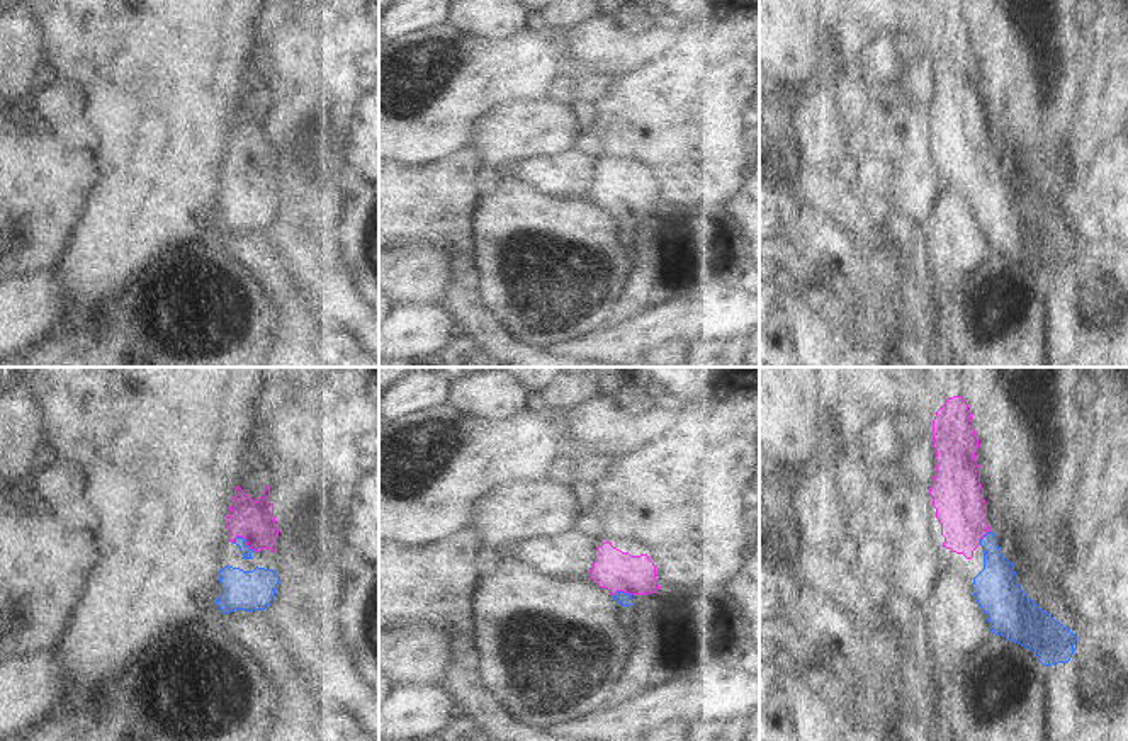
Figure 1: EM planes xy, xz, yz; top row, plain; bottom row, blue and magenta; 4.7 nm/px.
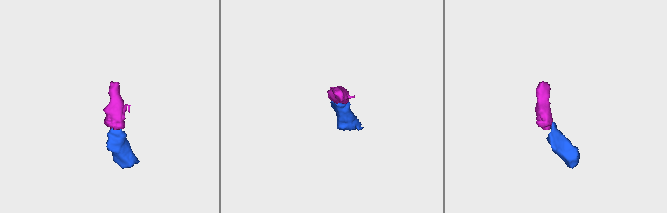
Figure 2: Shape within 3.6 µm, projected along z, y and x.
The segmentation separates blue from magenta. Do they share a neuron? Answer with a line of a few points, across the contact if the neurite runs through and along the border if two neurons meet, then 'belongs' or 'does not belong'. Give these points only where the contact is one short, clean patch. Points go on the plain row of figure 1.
xy (247, 172), (243, 160), (252, 152), (253, 140) | belongs

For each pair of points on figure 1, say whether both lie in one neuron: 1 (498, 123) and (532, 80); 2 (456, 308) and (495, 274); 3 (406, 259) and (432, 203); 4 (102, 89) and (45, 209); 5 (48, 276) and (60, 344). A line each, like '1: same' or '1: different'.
1: different
2: different
3: different
4: different
5: different

